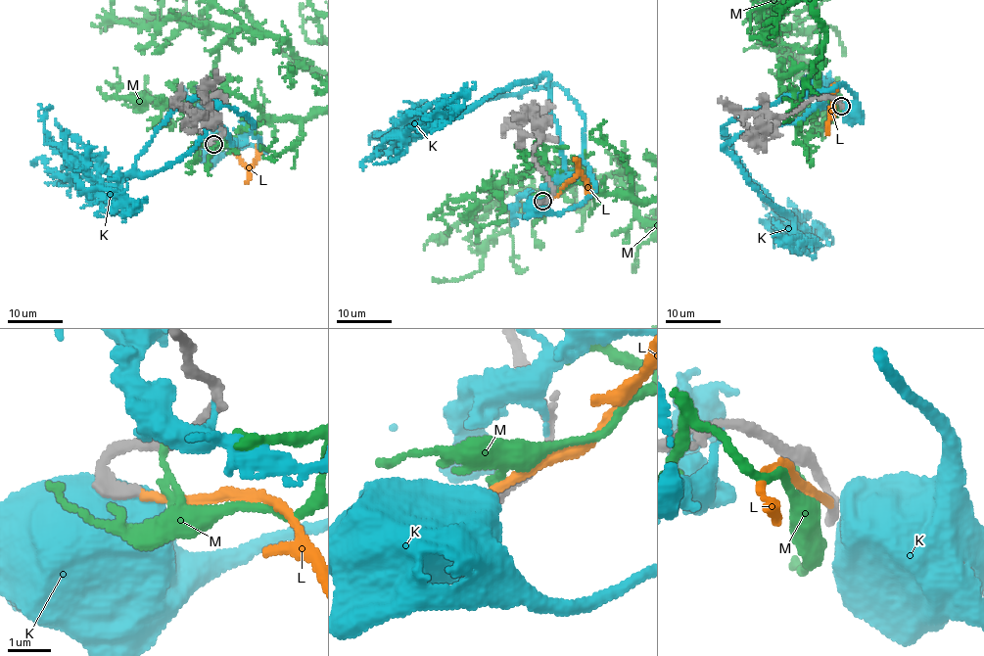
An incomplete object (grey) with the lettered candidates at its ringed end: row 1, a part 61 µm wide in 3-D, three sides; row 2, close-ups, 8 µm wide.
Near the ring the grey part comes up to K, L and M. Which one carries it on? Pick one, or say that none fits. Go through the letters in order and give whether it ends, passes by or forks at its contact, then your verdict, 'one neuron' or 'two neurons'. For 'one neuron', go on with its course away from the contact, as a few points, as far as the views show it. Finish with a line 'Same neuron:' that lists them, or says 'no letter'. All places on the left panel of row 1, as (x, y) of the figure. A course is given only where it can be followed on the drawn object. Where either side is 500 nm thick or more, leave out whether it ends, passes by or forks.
K: two neurons
L: it ends; one neuron
M: it ends; two neurons
Same neuron: L

